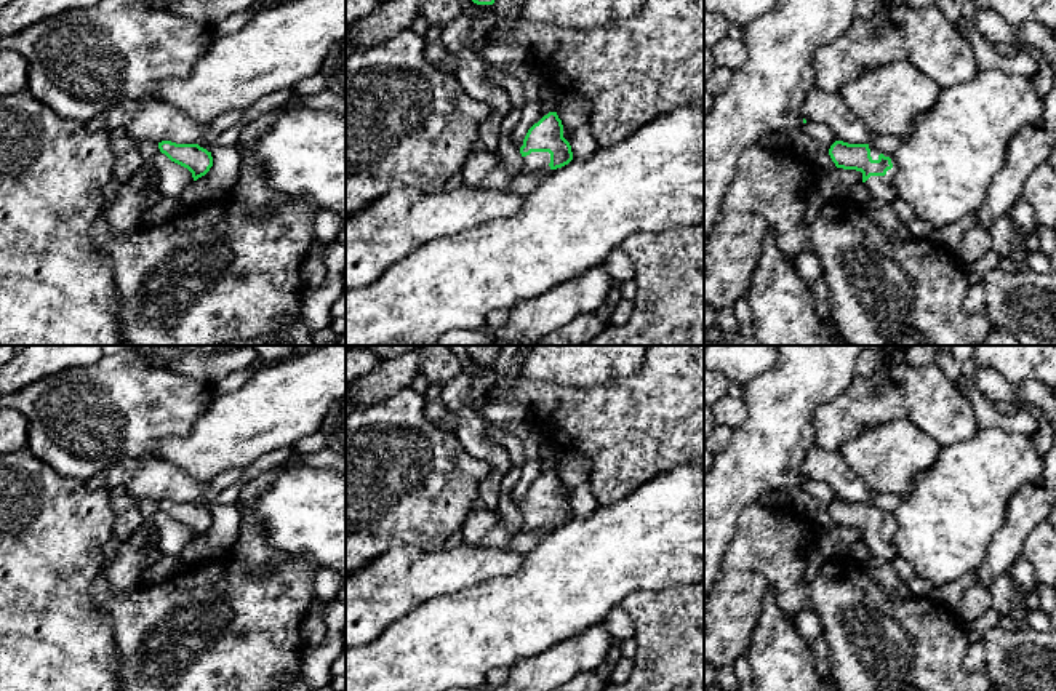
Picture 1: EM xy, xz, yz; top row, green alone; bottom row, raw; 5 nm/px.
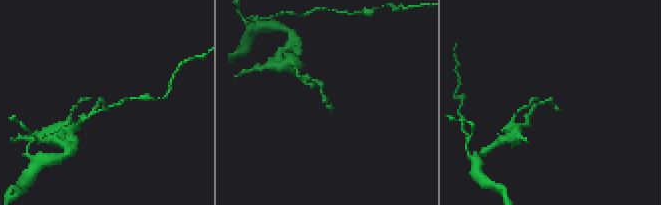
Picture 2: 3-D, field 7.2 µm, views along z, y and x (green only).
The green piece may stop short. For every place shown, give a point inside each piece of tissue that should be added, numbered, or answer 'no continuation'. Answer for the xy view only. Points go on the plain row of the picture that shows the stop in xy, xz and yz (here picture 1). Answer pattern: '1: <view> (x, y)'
no continuation

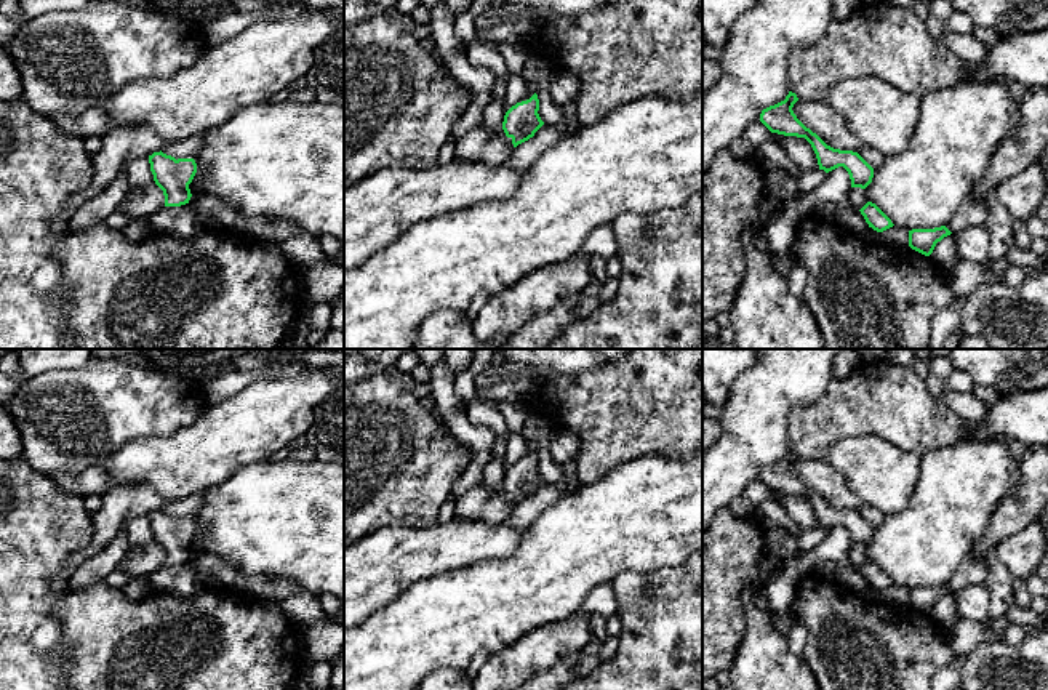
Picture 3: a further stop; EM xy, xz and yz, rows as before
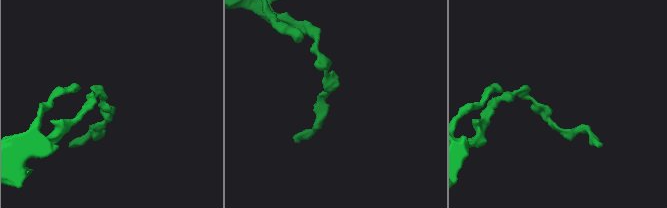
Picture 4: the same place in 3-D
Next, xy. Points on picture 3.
no continuation

